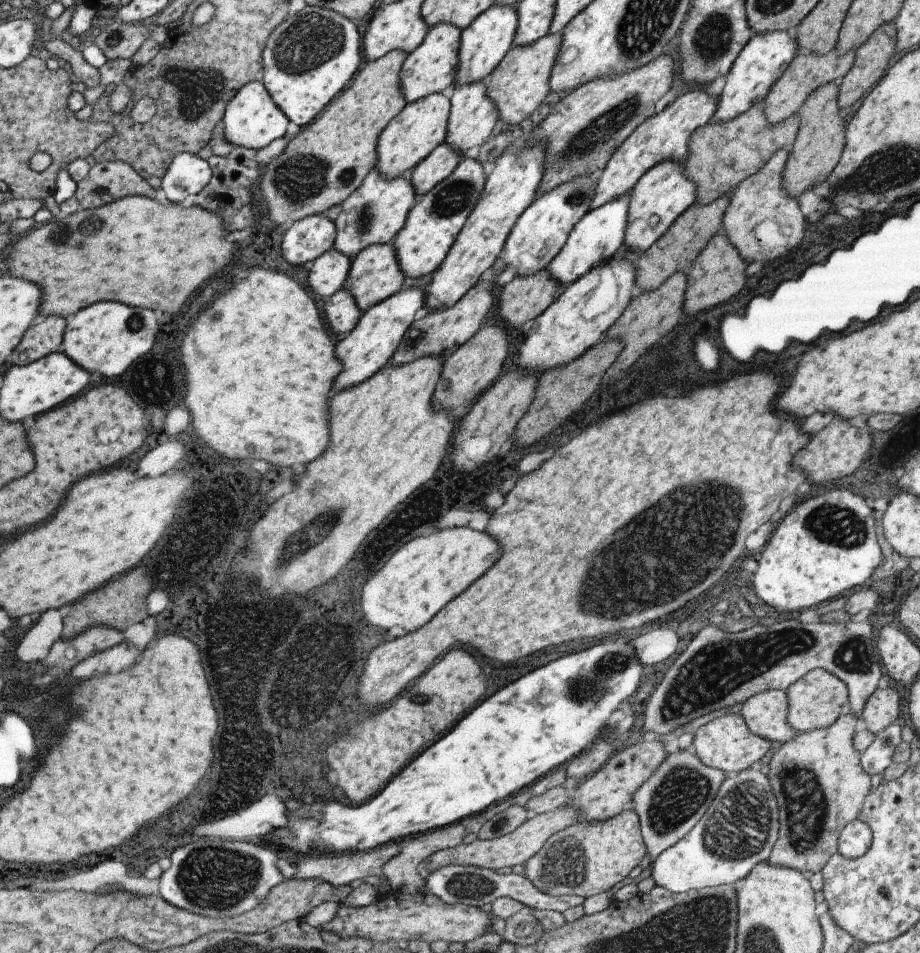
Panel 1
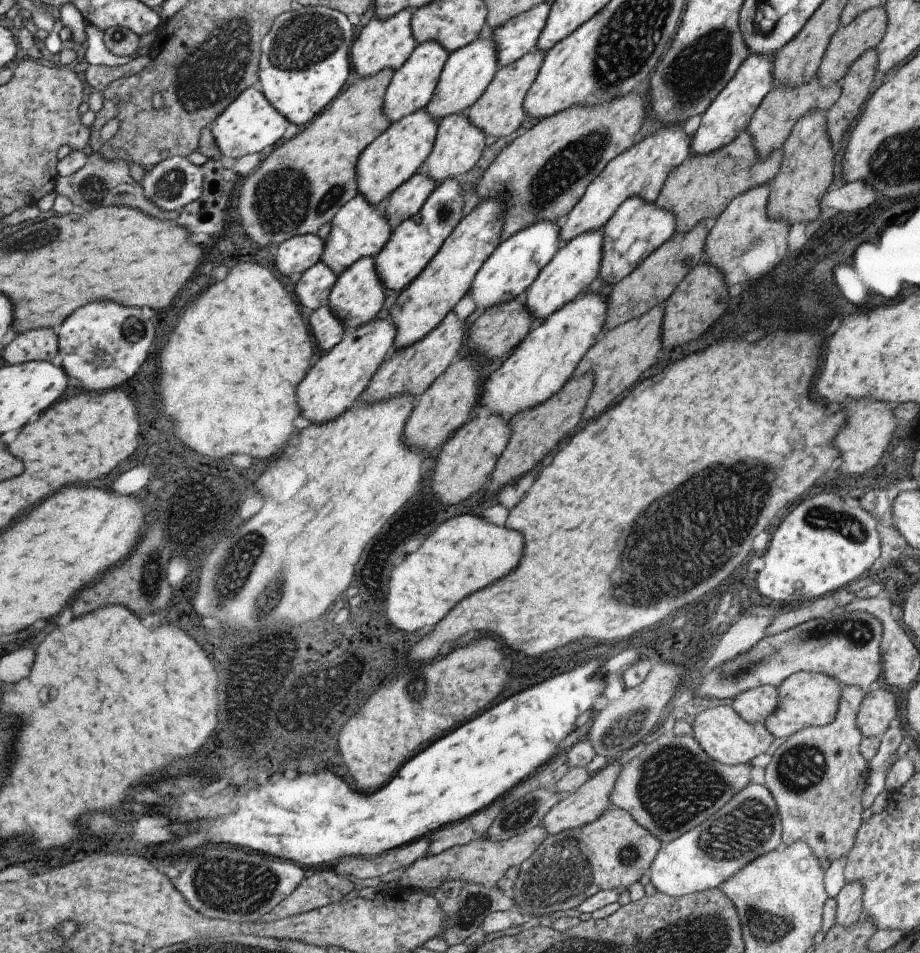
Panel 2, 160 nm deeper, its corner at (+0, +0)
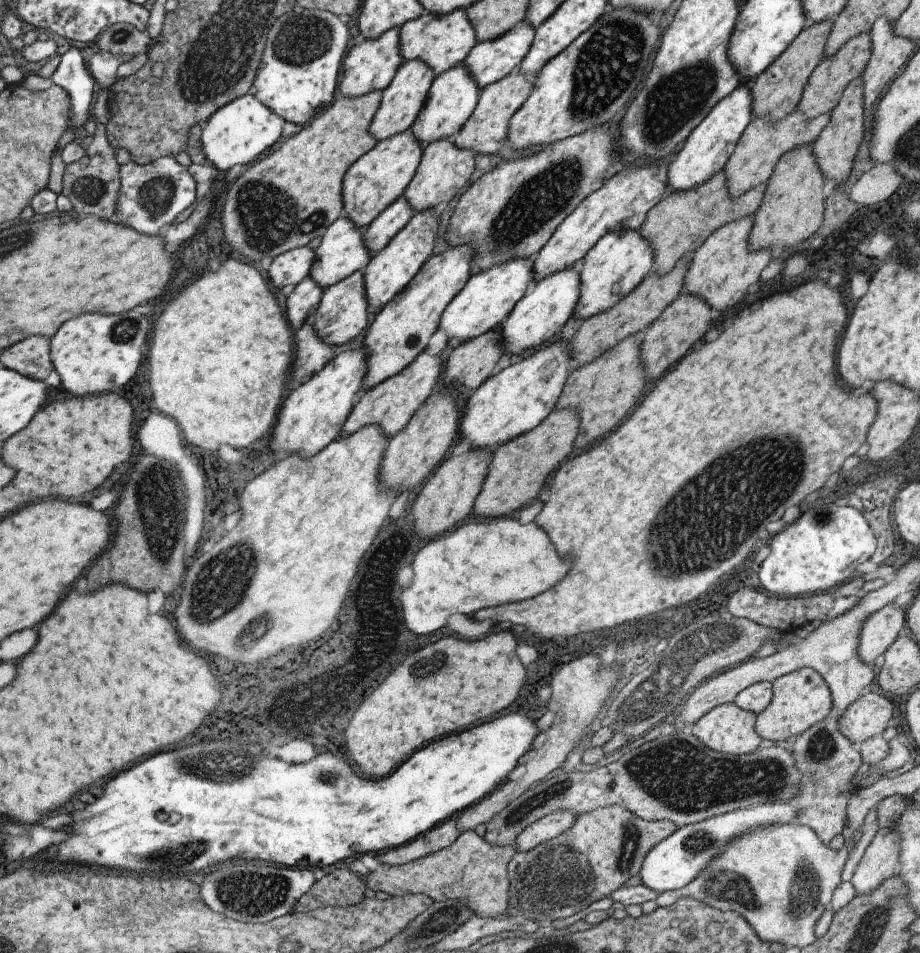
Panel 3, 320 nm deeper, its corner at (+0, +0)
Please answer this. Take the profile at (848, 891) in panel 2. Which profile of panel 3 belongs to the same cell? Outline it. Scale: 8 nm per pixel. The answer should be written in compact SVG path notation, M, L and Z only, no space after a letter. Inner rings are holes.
M893 825L888 829L878 829L865 848L863 856L849 882L857 895L873 890L881 881L895 874L898 864L900 834Z

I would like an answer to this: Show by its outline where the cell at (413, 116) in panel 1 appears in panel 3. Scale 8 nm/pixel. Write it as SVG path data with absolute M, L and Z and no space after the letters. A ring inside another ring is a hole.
M410 128L377 141L370 151L360 156L345 171L341 183L343 217L350 219L356 229L363 231L386 206L402 196L404 188L415 174L421 153Z

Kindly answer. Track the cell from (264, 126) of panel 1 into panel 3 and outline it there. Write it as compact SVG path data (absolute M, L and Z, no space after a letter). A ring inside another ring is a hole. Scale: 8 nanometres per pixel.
M247 92L218 108L202 124L200 147L213 168L227 171L232 166L245 166L259 154L267 152L279 140L283 124L285 121L282 118L259 102L252 92Z

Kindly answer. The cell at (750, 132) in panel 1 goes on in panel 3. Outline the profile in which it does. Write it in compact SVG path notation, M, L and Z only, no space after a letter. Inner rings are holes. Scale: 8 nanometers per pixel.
M724 170L715 173L707 182L687 191L667 194L653 208L650 208L639 227L642 238L654 249L653 272L665 276L683 256L691 255L698 246L718 228L751 217L758 209L766 183L761 183L737 198L728 195Z

